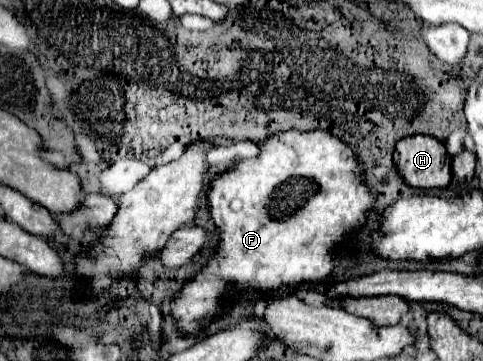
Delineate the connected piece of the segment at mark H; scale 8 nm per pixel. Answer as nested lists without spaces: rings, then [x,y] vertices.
[[[413,135],[401,139],[393,161],[409,187],[441,189],[451,183],[451,159],[435,137]]]

